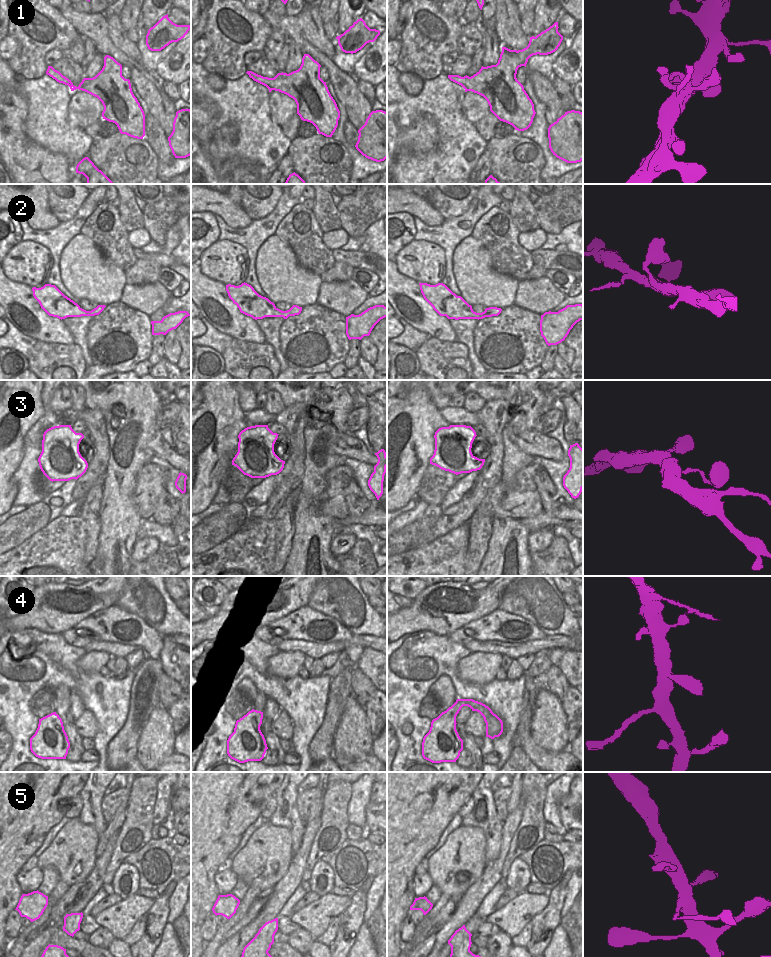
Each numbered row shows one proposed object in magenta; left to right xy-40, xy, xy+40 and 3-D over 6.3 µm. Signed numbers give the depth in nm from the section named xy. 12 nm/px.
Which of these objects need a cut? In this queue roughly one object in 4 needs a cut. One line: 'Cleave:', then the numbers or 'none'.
Cleave: none

